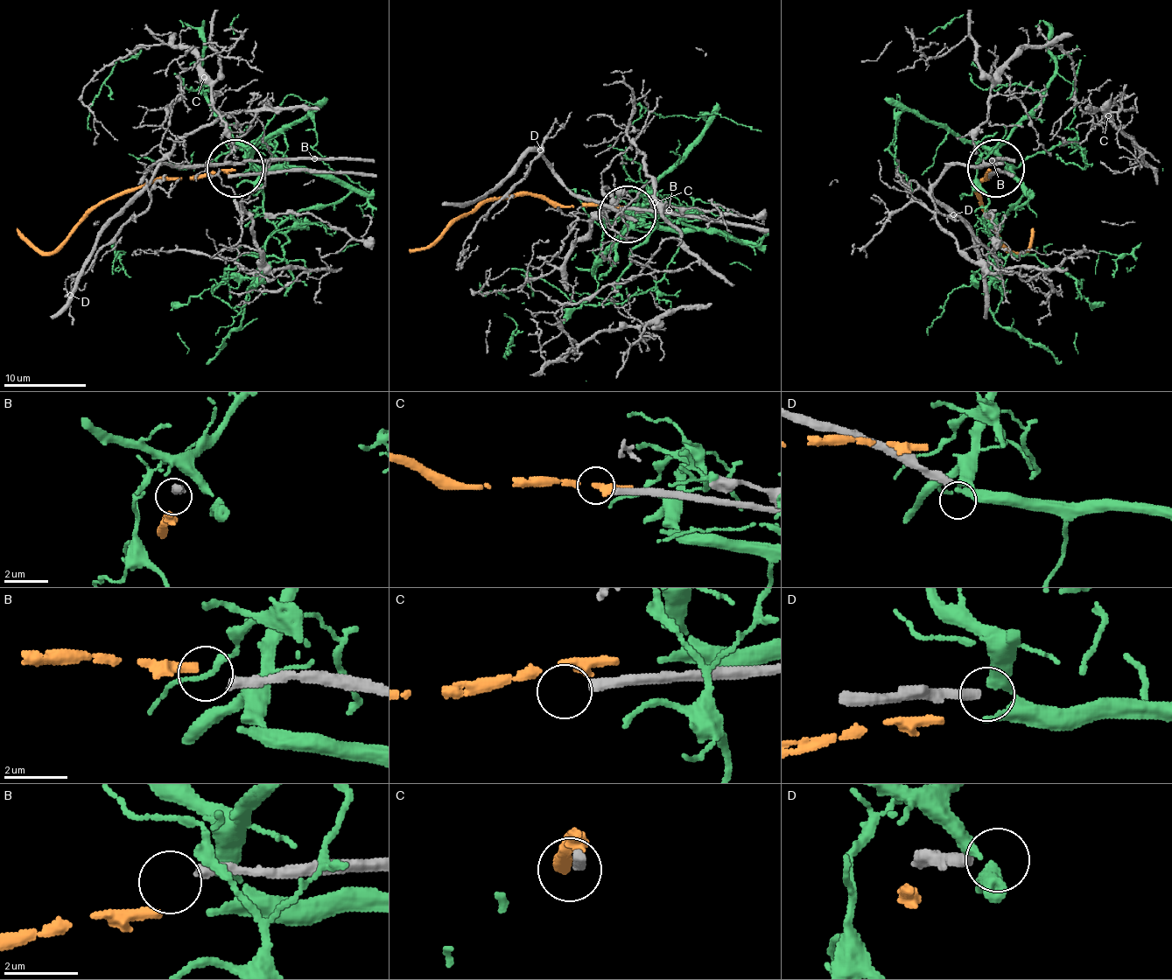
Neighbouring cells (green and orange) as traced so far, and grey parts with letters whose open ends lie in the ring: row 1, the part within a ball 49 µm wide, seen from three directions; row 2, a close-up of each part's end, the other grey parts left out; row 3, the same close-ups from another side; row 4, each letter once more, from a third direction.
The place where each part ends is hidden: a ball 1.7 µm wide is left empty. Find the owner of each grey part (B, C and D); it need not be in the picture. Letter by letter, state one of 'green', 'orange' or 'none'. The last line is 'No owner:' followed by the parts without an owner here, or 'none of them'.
B: none
C: none
D: none
No owner: B, C, D

